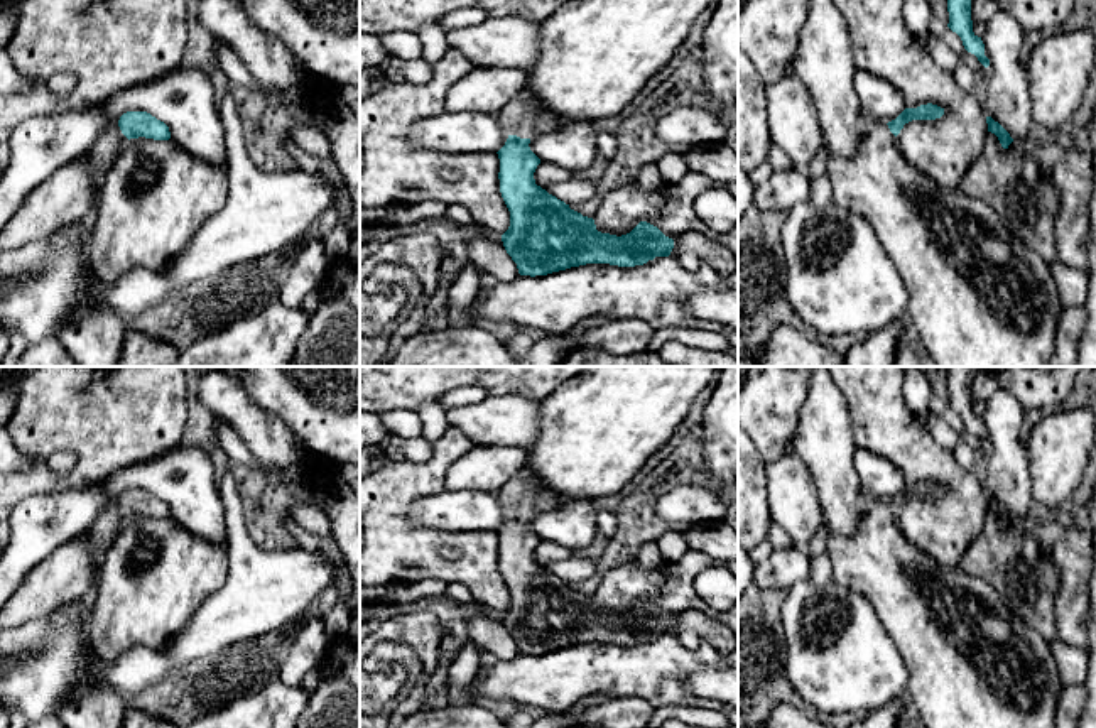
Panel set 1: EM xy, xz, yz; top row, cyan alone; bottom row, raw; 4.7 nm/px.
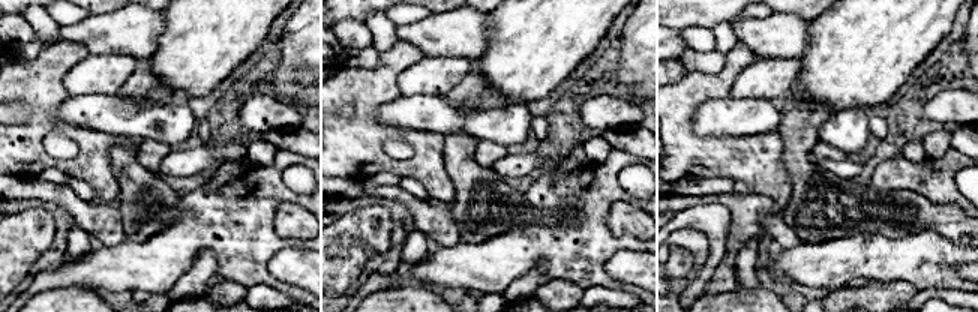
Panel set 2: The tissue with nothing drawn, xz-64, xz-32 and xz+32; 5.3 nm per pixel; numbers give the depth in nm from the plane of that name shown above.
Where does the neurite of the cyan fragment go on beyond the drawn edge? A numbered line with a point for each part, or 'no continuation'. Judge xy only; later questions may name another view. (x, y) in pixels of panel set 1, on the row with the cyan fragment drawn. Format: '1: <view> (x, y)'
no continuation

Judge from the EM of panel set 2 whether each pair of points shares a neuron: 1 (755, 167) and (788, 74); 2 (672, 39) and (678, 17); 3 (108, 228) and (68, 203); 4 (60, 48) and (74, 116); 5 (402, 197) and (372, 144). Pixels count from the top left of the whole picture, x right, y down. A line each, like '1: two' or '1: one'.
1: two
2: two
3: one
4: two
5: two

